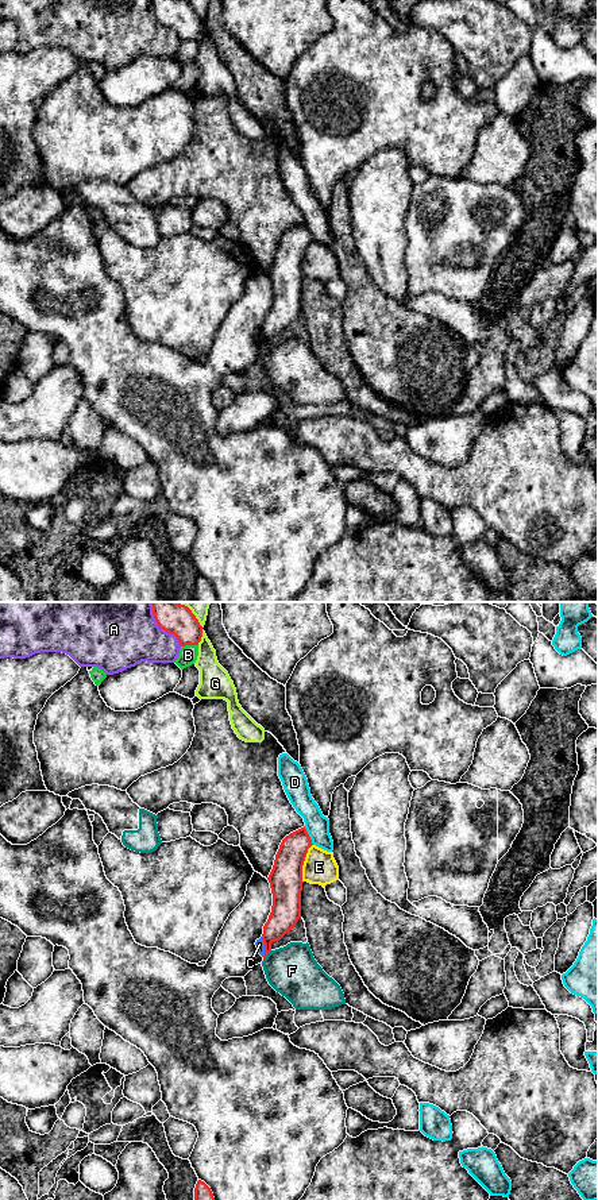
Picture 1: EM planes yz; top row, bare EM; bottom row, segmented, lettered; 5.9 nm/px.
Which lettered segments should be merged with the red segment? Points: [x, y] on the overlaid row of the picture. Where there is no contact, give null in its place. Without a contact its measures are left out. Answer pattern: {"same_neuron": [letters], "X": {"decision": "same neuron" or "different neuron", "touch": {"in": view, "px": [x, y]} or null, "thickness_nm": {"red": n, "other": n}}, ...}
{"same_neuron": [], "A": {"decision": "different neuron", "touch": {"in": "yz", "px": [159, 626]}, "thickness_nm": {"red": 190, "other": 460}}, "B": {"decision": "different neuron", "touch": {"in": "yz", "px": [189, 644]}, "thickness_nm": {"red": 190, "other": 110}}, "C": {"decision": "different neuron", "touch": {"in": "yz", "px": [265, 946]}, "thickness_nm": {"red": 180, "other": 50}}, "D": {"decision": "different neuron", "touch": {"in": "yz", "px": [308, 836]}, "thickness_nm": {"red": 180, "other": 140}}, "E": {"decision": "different neuron", "touch": {"in": "yz", "px": [303, 863]}, "thickness_nm": {"red": 200, "other": 190}}, "F": {"decision": "different neuron", "touch": {"in": "yz", "px": [266, 955]}, "thickness_nm": {"red": 160, "other": 300}}, "G": {"decision": "different neuron", "touch": {"in": "yz", "px": [201, 636]}, "thickness_nm": {"red": 190, "other": 160}}}

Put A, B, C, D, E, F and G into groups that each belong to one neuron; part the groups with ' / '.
A / B / C / D / E / F / G

